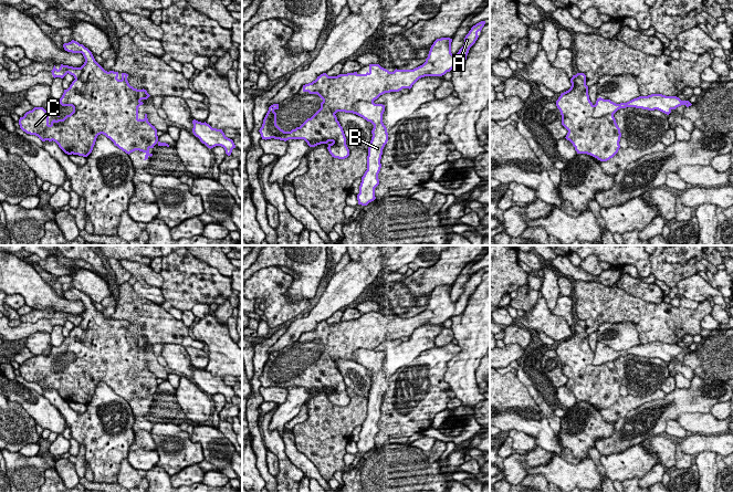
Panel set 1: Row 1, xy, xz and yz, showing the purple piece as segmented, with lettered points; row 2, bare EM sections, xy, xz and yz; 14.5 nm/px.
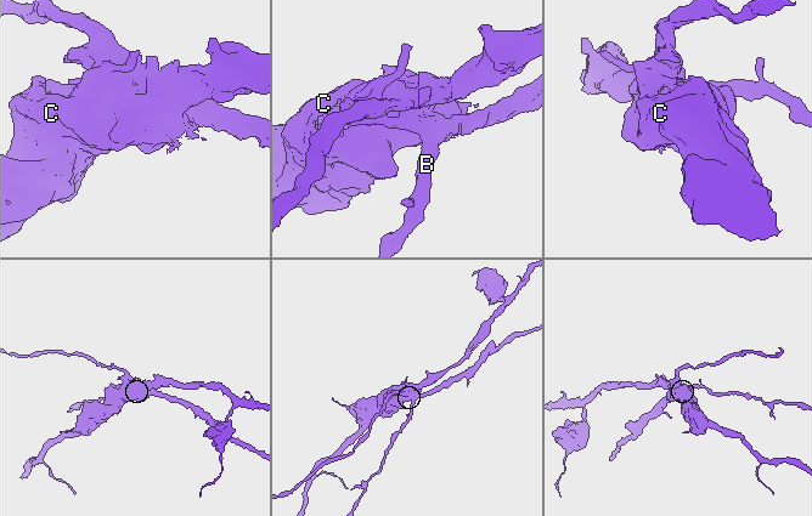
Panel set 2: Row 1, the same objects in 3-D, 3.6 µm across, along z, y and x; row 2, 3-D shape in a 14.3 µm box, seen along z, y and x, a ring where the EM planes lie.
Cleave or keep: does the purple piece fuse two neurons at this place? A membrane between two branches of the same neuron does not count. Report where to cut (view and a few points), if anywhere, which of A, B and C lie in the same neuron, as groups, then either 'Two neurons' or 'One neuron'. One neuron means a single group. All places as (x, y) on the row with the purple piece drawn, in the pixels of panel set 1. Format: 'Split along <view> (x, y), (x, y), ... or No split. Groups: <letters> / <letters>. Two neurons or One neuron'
Split along xz (397, 90), (386, 90), (372, 95), (357, 94), (351, 112). Groups: A C / B. Two neurons

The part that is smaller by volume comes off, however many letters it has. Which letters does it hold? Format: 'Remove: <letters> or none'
Remove: B

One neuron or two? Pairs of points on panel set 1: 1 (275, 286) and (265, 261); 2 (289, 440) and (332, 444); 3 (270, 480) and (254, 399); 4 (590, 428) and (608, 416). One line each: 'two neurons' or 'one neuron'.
1: two neurons
2: two neurons
3: one neuron
4: two neurons

